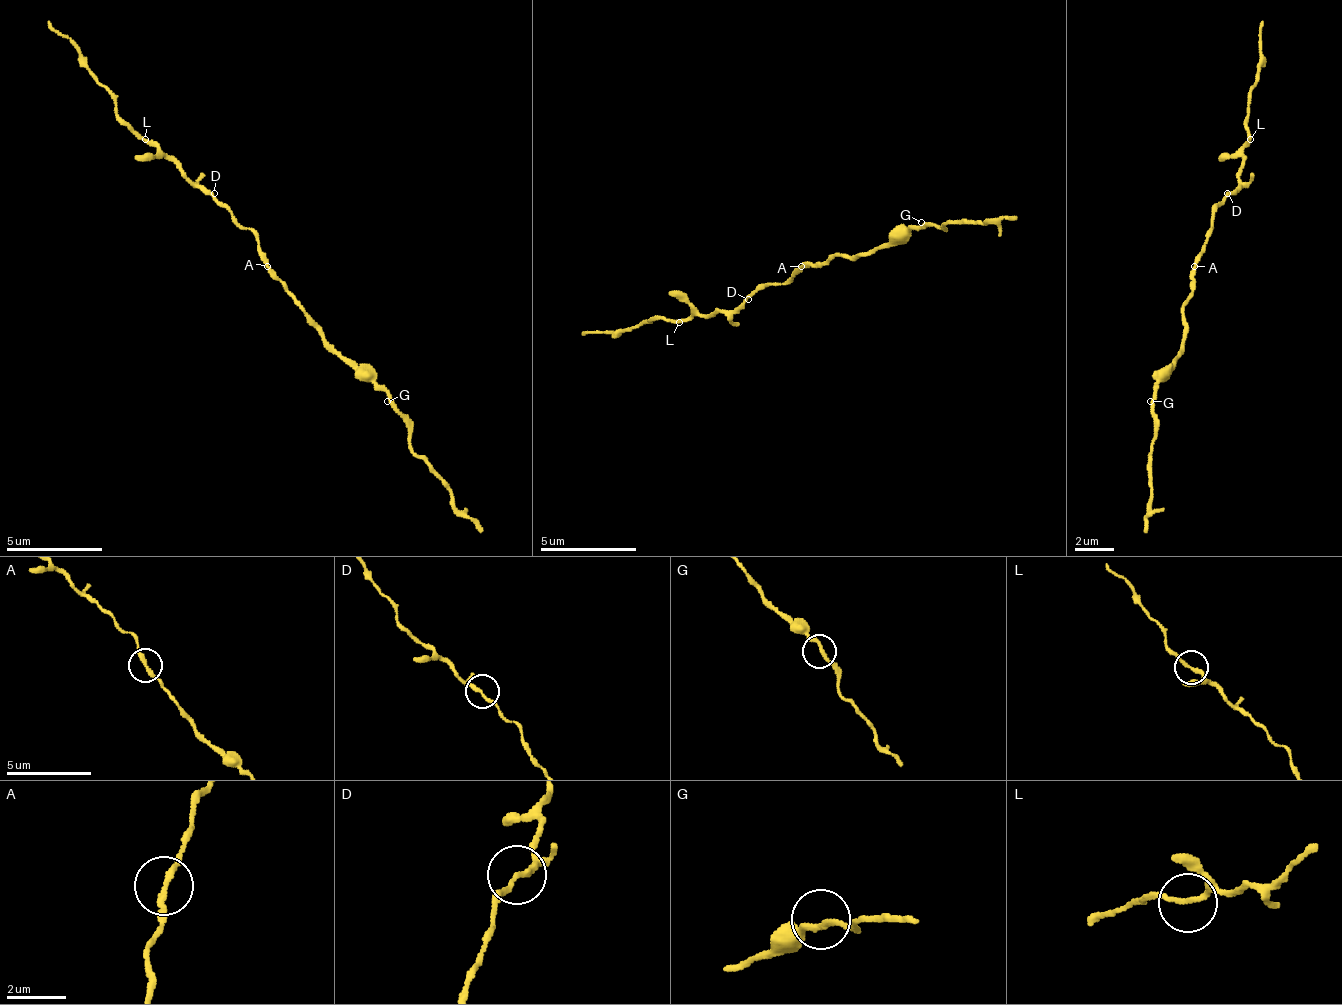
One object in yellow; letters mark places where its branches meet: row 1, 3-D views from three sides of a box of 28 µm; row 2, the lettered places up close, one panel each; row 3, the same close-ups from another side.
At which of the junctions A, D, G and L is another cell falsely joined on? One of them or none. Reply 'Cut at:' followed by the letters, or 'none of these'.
Cut at: none of these

